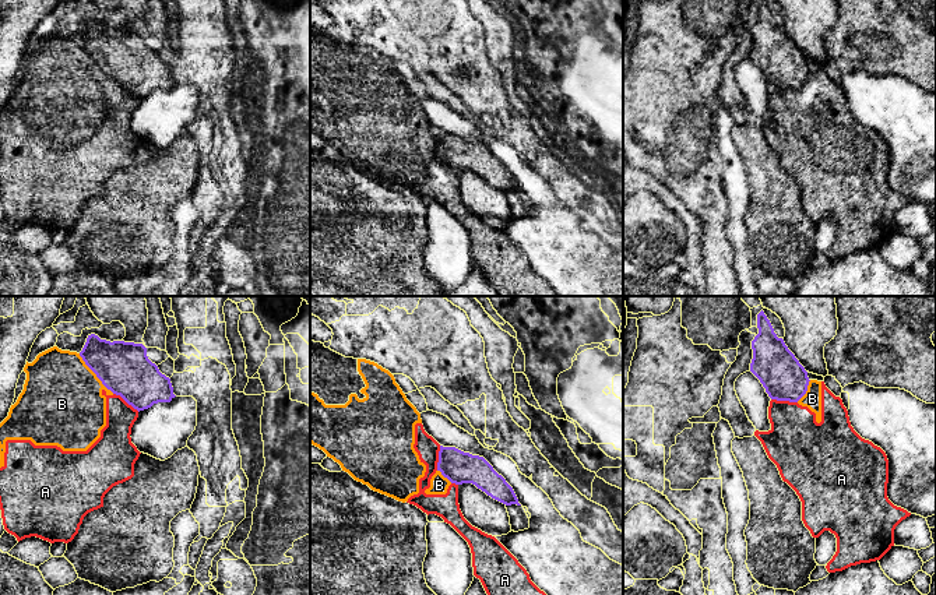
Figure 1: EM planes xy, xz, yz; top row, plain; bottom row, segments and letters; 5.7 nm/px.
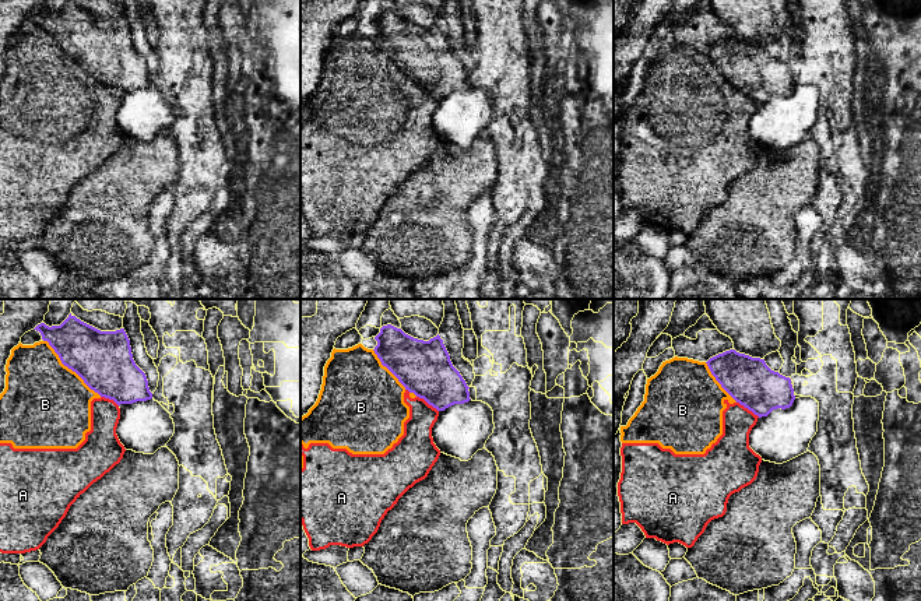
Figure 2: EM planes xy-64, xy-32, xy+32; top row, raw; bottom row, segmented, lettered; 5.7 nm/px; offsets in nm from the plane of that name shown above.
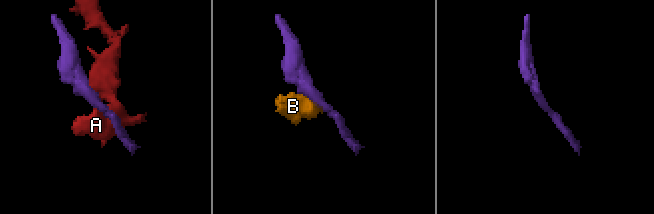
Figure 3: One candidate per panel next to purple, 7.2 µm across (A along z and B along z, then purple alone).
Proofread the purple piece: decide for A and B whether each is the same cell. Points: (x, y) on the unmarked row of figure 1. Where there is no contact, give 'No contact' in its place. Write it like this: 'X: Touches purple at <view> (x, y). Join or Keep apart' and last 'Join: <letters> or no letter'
A: Touches purple at yz (784, 87). Keep apart
B: Touches purple at xy (95, 60). Keep apart
Join: no letter

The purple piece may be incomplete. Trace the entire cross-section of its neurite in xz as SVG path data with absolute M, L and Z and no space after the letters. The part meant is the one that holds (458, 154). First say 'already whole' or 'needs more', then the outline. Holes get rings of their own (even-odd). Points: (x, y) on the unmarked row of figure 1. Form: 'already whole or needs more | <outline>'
already whole | M440 133L437 158L451 170L472 170L506 193L521 193L513 175L483 144Z

